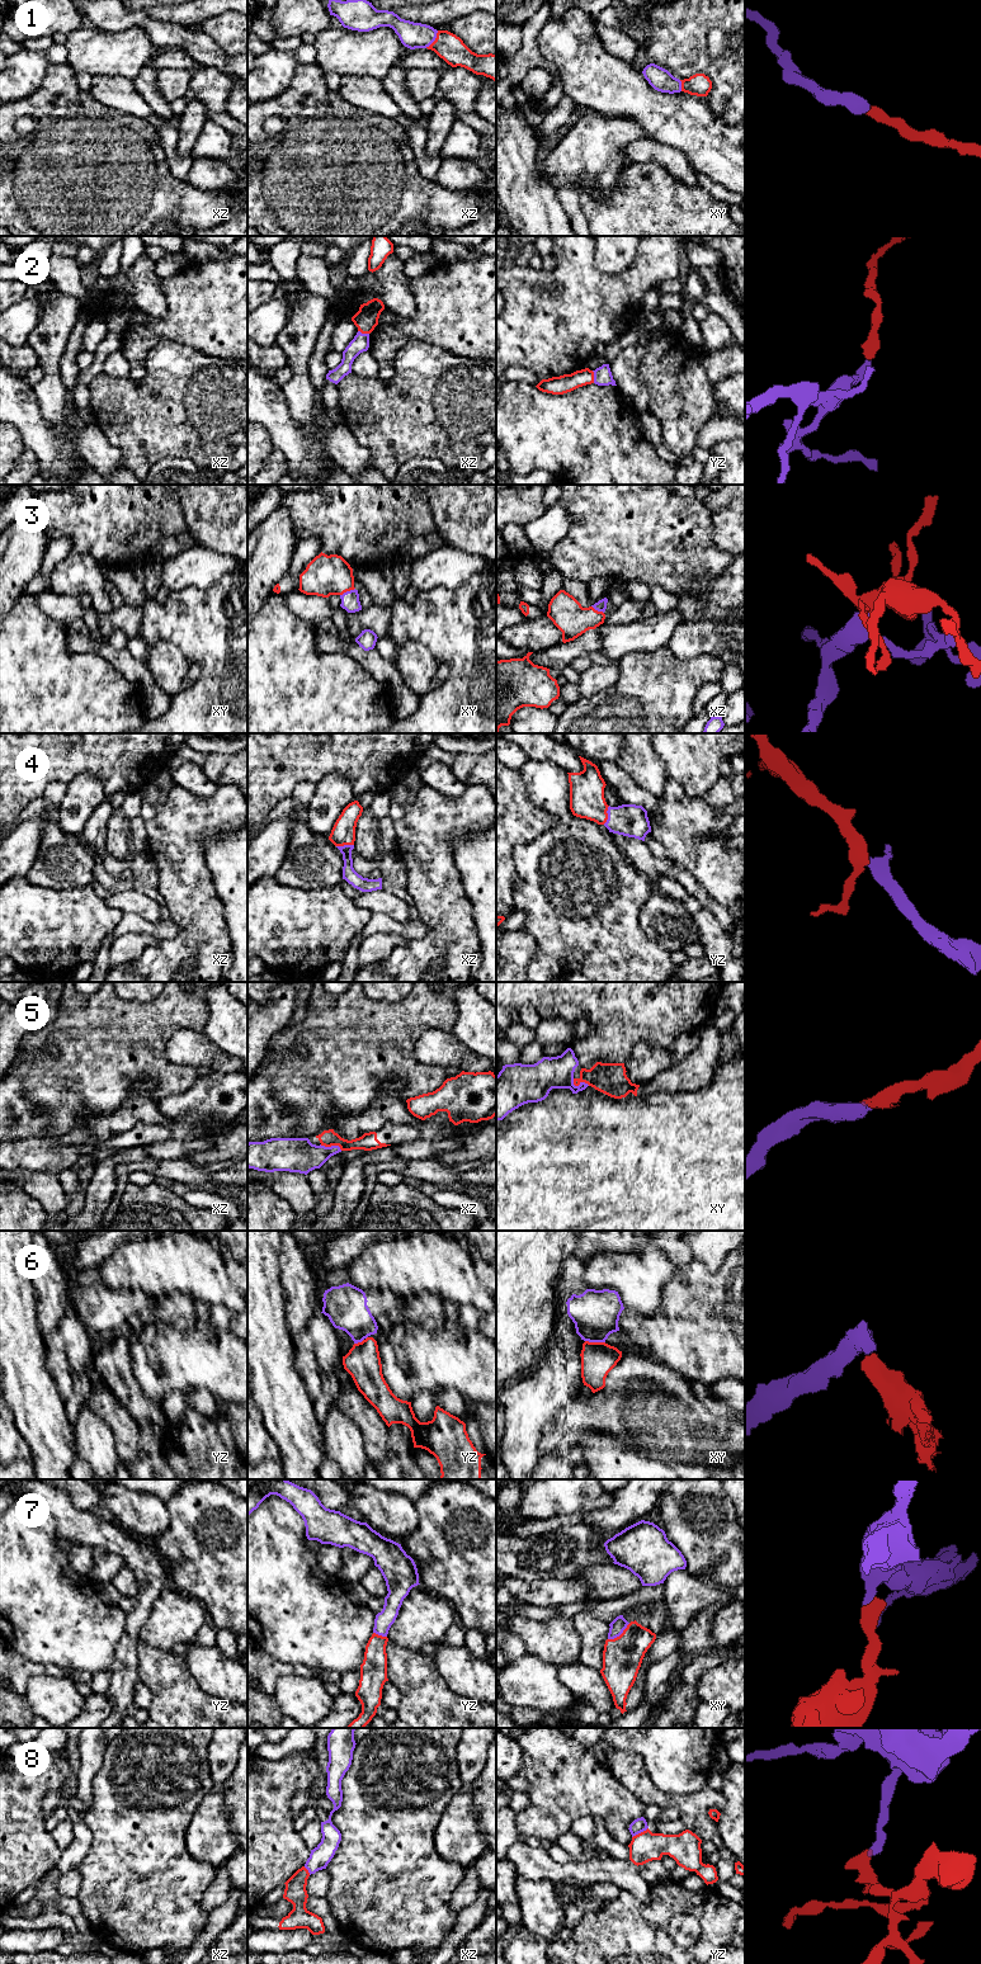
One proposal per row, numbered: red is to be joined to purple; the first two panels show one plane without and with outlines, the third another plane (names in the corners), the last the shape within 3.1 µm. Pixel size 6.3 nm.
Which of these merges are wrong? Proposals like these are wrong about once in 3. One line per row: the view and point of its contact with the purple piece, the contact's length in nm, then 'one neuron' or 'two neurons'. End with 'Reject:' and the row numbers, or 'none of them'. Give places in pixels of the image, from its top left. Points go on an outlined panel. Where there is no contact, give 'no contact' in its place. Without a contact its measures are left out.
1: meets purple in xz at (434, 39); contact 140 nm long; one neuron
2: meets purple in yz at (594, 377); contact 80 nm long; one neuron
3: meets purple in xy at (347, 591); contact 110 nm long; one neuron
4: meets purple in yz at (608, 815); contact 130 nm long; one neuron
5: meets purple in xz at (331, 1146); contact 150 nm long; one neuron
6: meets purple in xy at (595, 1341); contact 130 nm long; two neurons
7: meets purple in xy at (619, 1634); contact 180 nm long; one neuron
8: meets purple in yz at (640, 1832); contact 120 nm long; two neurons
Reject: 6, 8

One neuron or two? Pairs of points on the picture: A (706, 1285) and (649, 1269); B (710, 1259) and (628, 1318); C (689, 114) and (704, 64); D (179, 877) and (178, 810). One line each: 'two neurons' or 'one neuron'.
A: two neurons
B: two neurons
C: two neurons
D: one neuron

